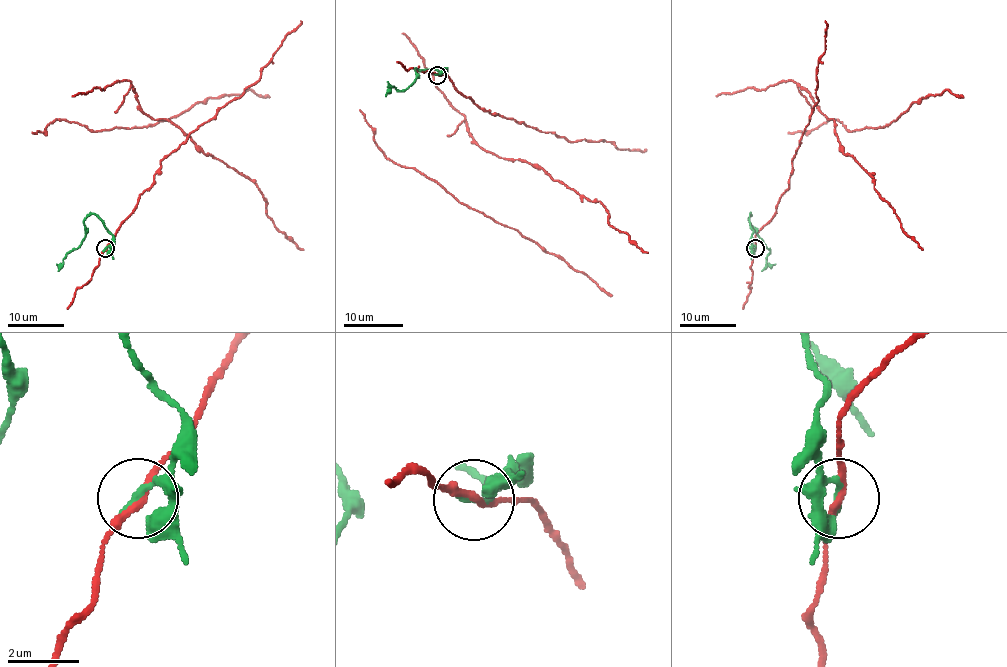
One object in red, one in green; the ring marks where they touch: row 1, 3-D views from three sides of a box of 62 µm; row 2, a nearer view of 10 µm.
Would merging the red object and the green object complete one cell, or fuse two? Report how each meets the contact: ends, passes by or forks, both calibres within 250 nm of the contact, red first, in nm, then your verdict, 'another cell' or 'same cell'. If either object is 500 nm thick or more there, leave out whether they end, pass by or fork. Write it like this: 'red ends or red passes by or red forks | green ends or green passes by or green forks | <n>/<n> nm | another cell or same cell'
red passes by | green ends | 190/200 nm | another cell

